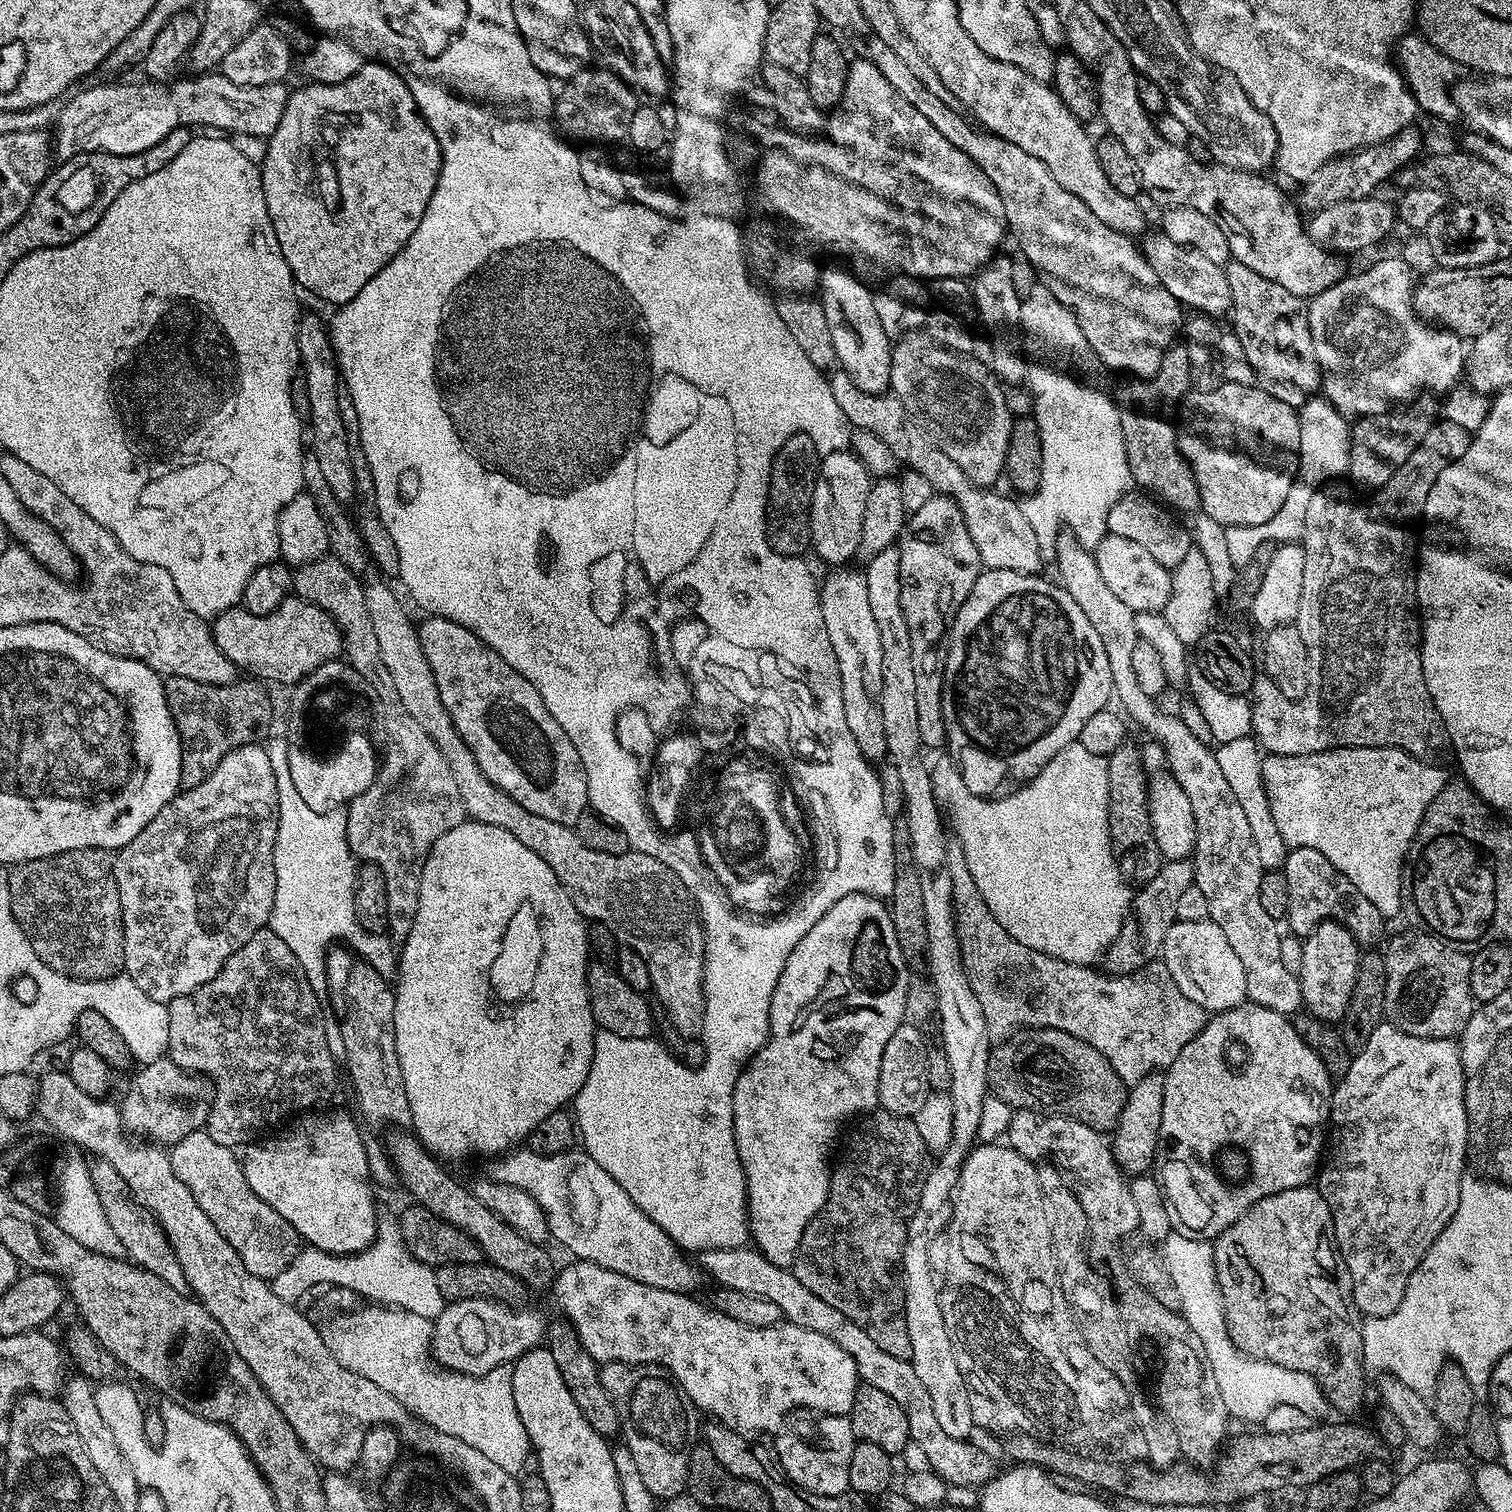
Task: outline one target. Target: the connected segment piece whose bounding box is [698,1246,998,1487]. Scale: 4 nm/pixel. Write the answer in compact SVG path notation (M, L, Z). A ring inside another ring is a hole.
M755 1247L719 1248L699 1253L698 1264L705 1277L717 1280L715 1283L721 1288L738 1290L742 1294L750 1294L754 1298L766 1298L774 1302L778 1310L782 1310L784 1320L790 1324L797 1324L806 1330L818 1330L818 1334L826 1334L826 1338L834 1338L850 1358L854 1358L854 1366L858 1370L861 1381L870 1386L878 1386L885 1394L890 1394L902 1410L906 1410L906 1422L910 1422L910 1439L922 1446L926 1454L930 1469L935 1471L948 1486L958 1487L983 1486L997 1475L998 1467L979 1448L972 1444L971 1439L959 1440L950 1438L942 1426L938 1426L938 1418L934 1418L934 1410L930 1402L930 1394L926 1394L926 1386L918 1374L914 1374L911 1360L899 1360L894 1354L886 1354L862 1326L858 1326L842 1310L834 1310L830 1302L822 1302L818 1294L810 1294L802 1282L798 1282L796 1275L787 1268L774 1266Z

